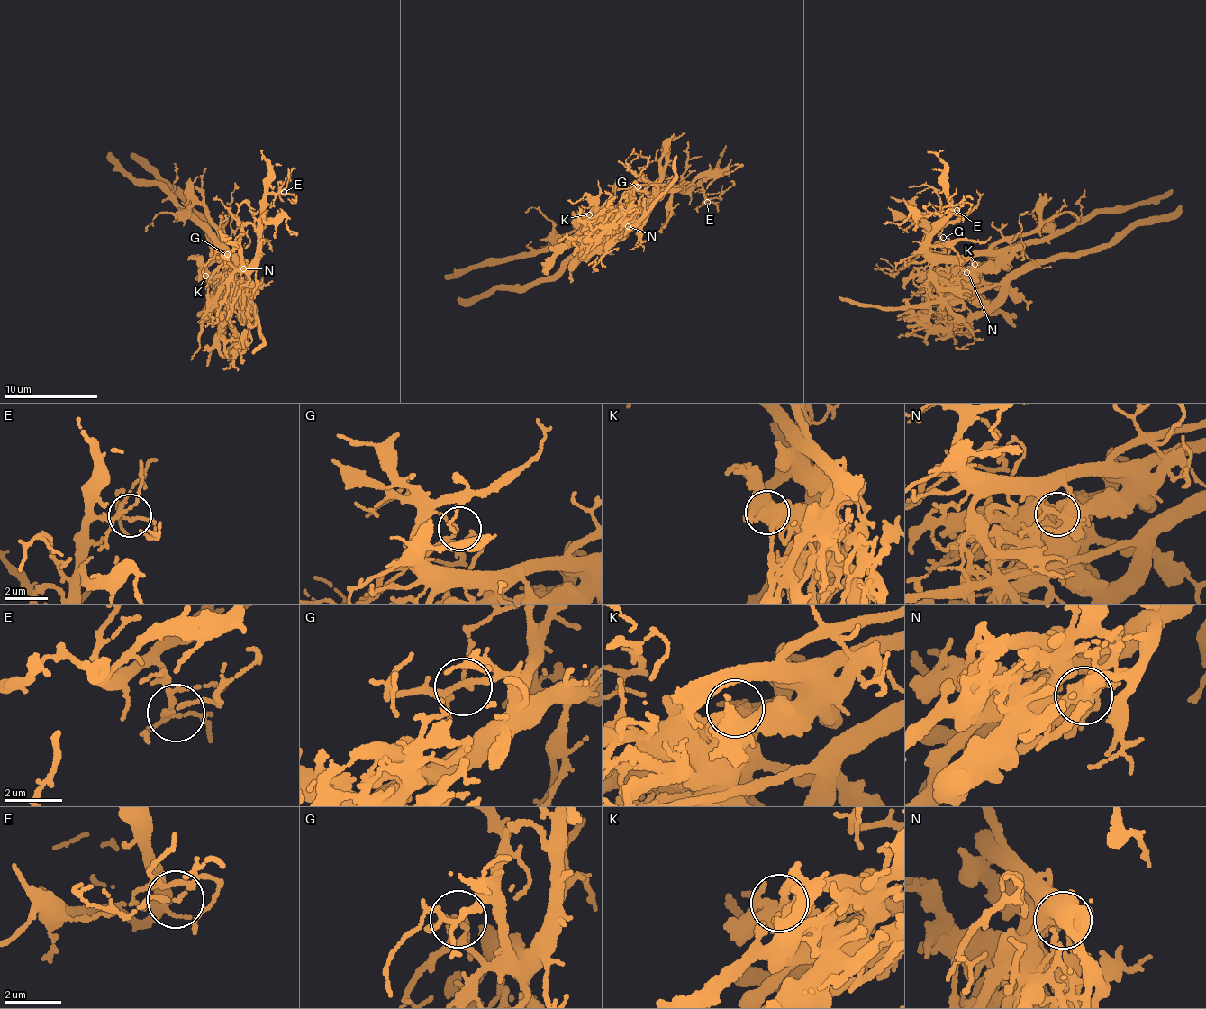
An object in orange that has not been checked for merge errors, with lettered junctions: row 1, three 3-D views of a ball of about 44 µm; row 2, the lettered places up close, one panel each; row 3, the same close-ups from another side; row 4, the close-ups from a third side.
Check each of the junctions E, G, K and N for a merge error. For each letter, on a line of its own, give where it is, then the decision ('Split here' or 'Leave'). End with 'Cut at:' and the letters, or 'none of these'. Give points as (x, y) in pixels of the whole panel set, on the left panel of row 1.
E: Place: (284, 192). Leave
G: Place: (227, 254). Leave
K: Place: (205, 276). Leave
N: Place: (243, 268). Split here
Cut at: N

